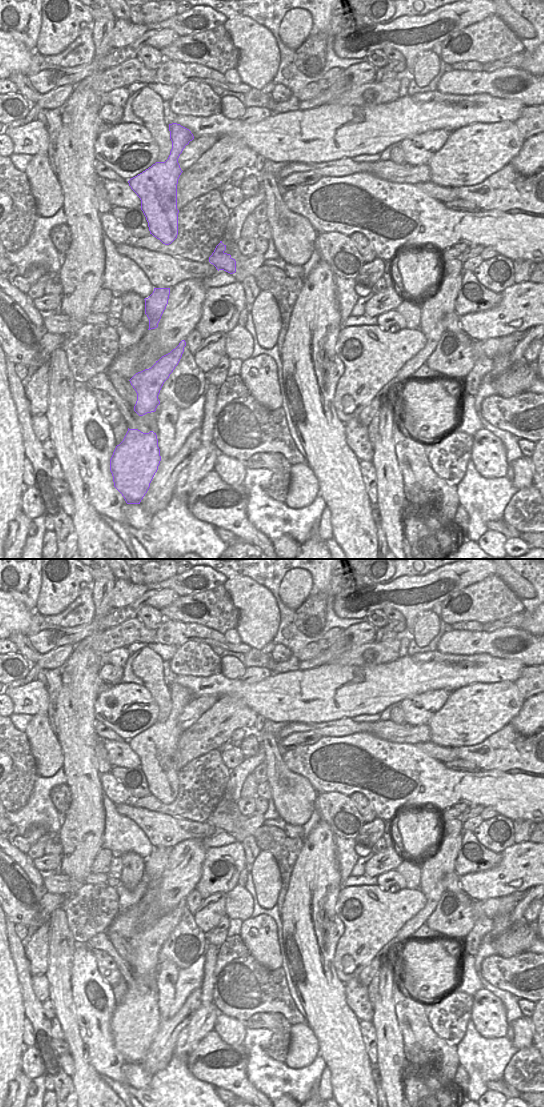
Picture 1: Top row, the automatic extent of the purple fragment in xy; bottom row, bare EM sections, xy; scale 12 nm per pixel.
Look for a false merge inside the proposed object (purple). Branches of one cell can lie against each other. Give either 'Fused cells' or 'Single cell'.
Single cell

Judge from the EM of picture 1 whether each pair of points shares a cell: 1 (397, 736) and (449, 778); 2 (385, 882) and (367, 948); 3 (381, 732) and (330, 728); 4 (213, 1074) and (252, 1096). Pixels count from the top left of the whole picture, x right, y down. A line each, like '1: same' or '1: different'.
1: different
2: different
3: same
4: same

